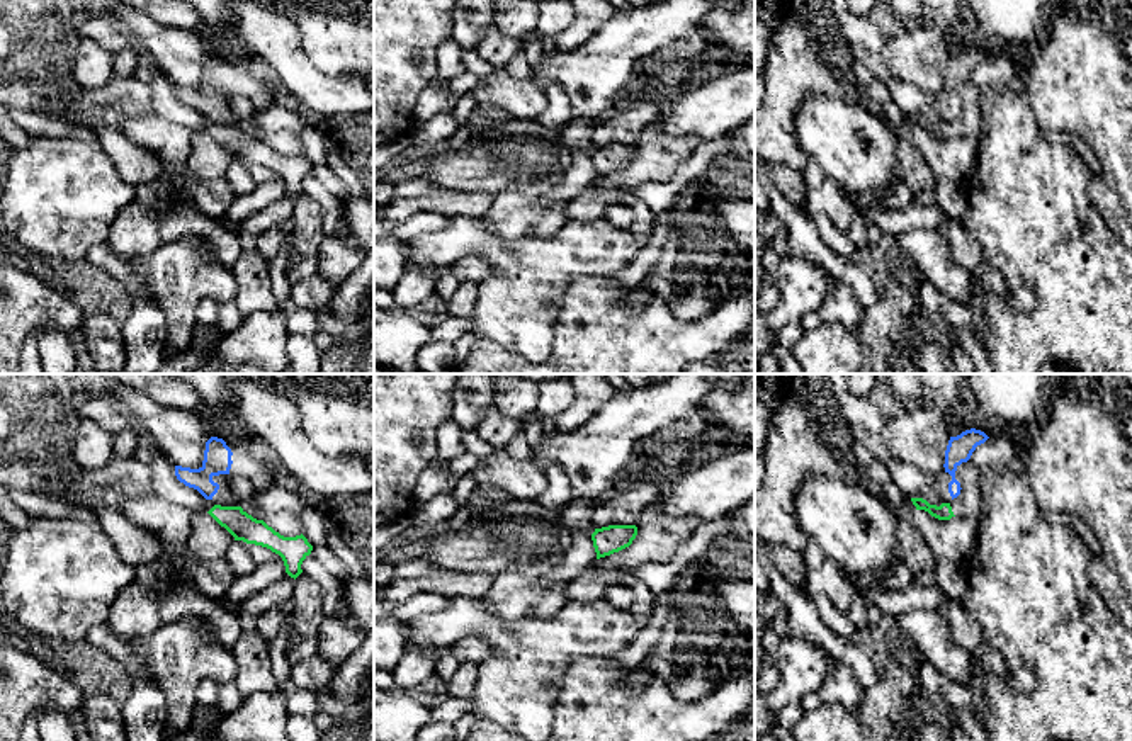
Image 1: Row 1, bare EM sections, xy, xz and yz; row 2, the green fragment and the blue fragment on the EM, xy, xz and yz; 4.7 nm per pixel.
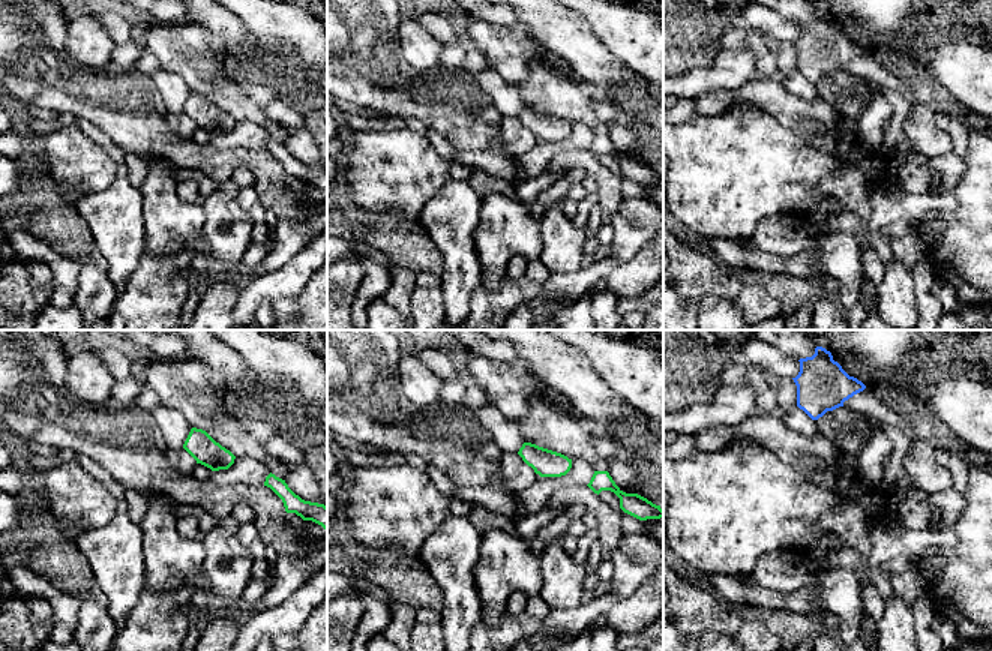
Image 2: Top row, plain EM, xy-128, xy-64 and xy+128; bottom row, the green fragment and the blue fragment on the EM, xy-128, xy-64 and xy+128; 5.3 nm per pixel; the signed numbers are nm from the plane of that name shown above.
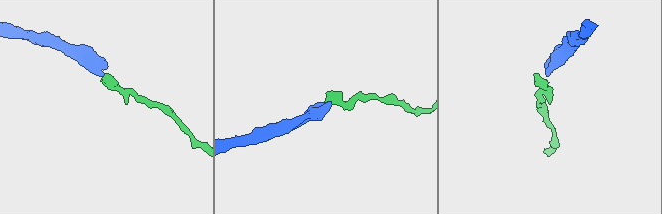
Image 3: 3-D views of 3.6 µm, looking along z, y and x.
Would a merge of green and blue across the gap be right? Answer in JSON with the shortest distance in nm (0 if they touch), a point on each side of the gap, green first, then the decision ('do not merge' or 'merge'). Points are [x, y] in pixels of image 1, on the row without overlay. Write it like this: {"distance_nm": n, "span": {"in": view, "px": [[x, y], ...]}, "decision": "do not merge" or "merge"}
{"distance_nm": 30, "span": {"in": "yz", "px": [[949, 123], [952, 118]]}, "decision": "do not merge"}

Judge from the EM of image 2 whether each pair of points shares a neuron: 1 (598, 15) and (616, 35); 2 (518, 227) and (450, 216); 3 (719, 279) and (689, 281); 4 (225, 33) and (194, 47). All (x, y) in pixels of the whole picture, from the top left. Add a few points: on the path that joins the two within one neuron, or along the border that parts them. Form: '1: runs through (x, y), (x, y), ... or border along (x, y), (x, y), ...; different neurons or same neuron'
1: runs through (602, 20), (613, 30); same neuron
2: border along (480, 201), (474, 231), (479, 257); different neurons
3: runs through (712, 279), (697, 279); same neuron
4: border along (191, 21), (207, 30), (216, 50), (233, 57); different neurons

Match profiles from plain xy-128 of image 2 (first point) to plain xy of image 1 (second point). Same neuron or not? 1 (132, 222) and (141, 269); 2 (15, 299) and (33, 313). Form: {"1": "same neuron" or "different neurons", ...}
{"1": "different neurons", "2": "same neuron"}

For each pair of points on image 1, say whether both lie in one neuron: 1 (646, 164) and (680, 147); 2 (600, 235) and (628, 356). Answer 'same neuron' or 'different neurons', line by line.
1: same neuron
2: different neurons

